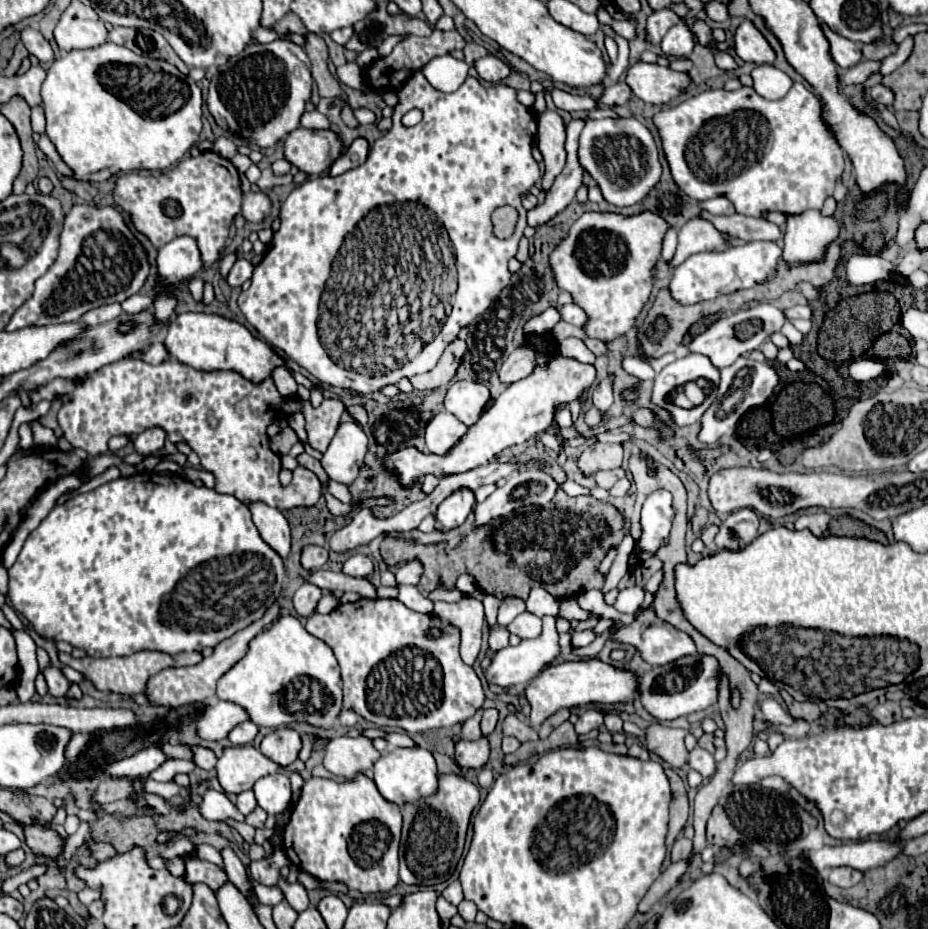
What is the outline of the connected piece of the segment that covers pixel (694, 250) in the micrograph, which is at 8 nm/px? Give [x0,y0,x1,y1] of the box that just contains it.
[670,218,728,266]

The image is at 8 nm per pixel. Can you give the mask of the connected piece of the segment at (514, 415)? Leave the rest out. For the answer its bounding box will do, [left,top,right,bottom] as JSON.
[384,332,596,486]

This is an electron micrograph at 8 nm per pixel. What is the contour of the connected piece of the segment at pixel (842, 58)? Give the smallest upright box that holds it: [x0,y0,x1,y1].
[820,24,860,70]

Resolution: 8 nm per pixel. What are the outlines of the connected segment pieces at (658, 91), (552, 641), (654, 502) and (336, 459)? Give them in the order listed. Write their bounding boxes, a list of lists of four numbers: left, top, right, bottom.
[[626,62,688,104],[486,616,560,688],[638,490,674,560],[320,422,366,486]]

